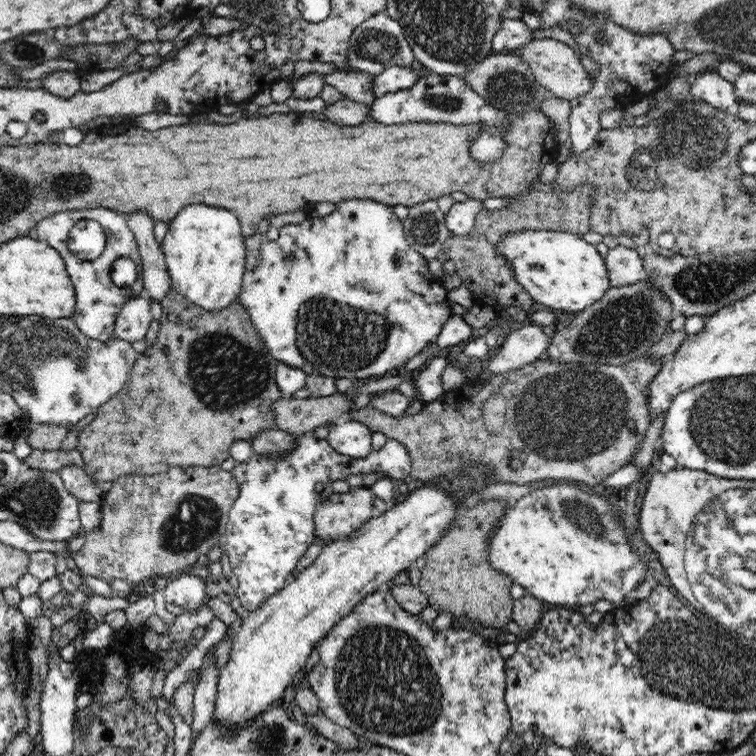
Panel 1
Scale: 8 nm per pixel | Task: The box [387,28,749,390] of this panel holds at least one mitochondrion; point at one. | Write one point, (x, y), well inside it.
(682, 140)

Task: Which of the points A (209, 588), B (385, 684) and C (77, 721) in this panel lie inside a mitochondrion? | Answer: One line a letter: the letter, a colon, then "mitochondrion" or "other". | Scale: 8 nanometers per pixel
A: other
B: mitochondrion
C: other

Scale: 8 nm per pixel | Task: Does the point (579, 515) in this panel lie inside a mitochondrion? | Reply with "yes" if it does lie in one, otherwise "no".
yes

